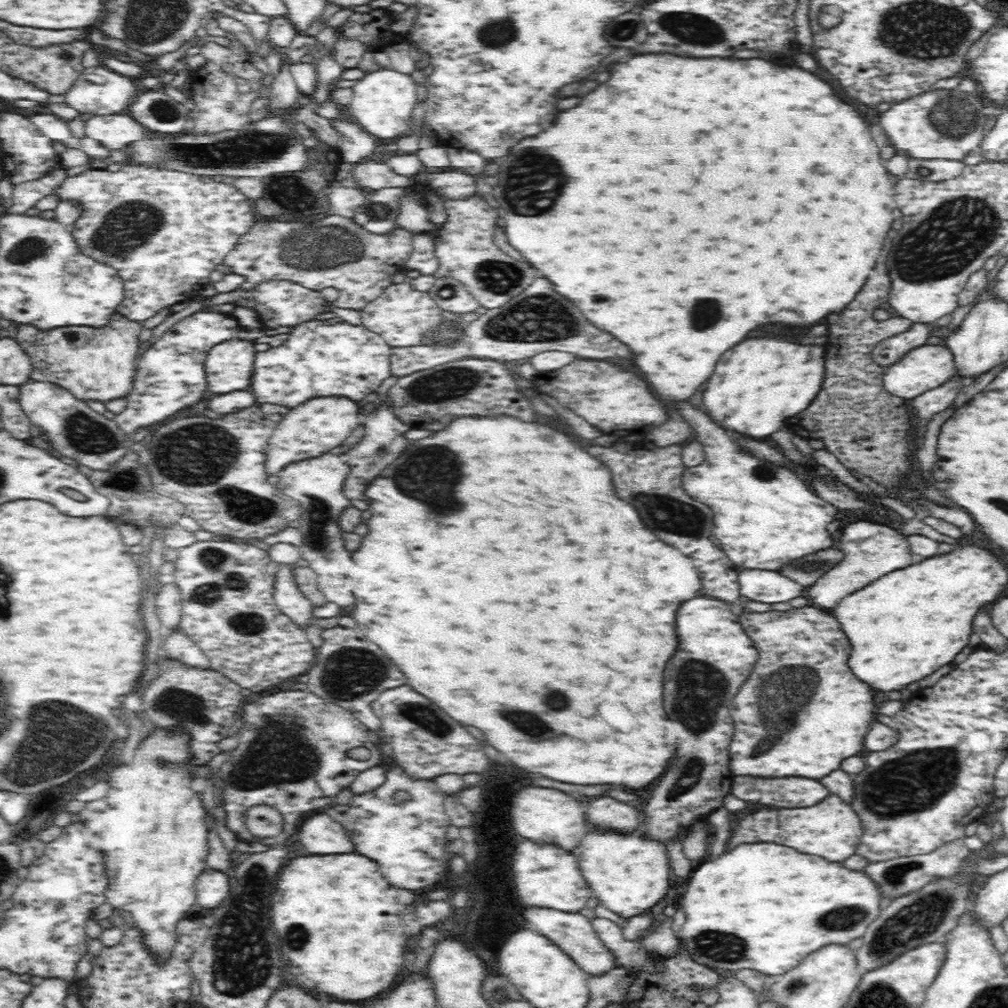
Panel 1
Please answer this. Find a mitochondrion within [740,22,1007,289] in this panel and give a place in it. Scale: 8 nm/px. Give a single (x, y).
(954, 233)

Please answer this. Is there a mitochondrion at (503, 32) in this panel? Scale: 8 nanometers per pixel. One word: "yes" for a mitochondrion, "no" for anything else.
yes

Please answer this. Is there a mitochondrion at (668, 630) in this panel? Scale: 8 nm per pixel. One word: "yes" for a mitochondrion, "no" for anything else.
no

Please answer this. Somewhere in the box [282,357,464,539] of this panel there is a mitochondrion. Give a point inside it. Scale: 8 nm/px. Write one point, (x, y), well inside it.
(421, 475)

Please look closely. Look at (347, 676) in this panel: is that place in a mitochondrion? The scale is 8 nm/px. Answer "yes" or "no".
yes

